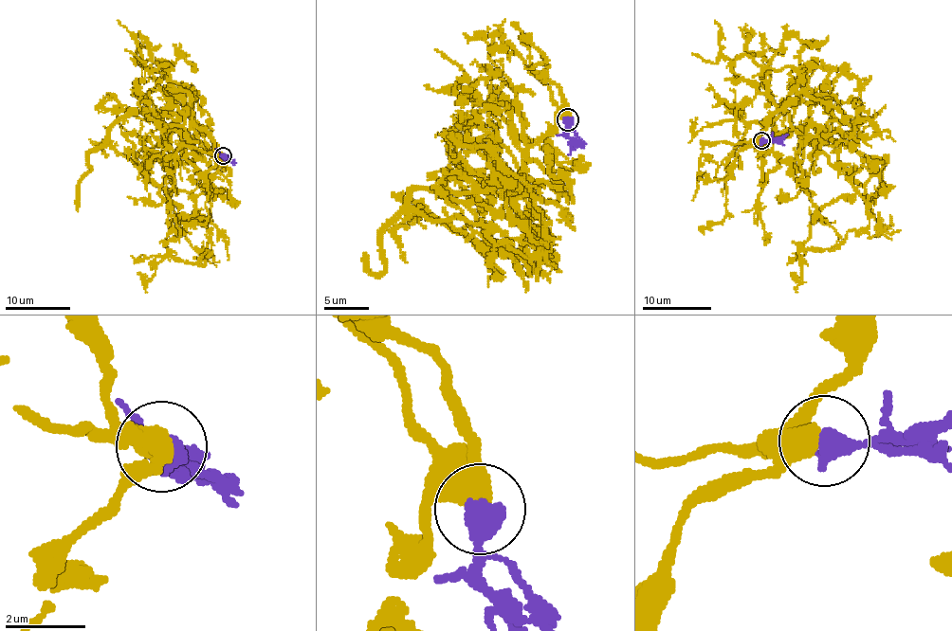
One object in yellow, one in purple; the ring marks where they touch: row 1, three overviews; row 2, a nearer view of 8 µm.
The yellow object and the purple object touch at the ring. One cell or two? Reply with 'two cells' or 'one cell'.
one cell

